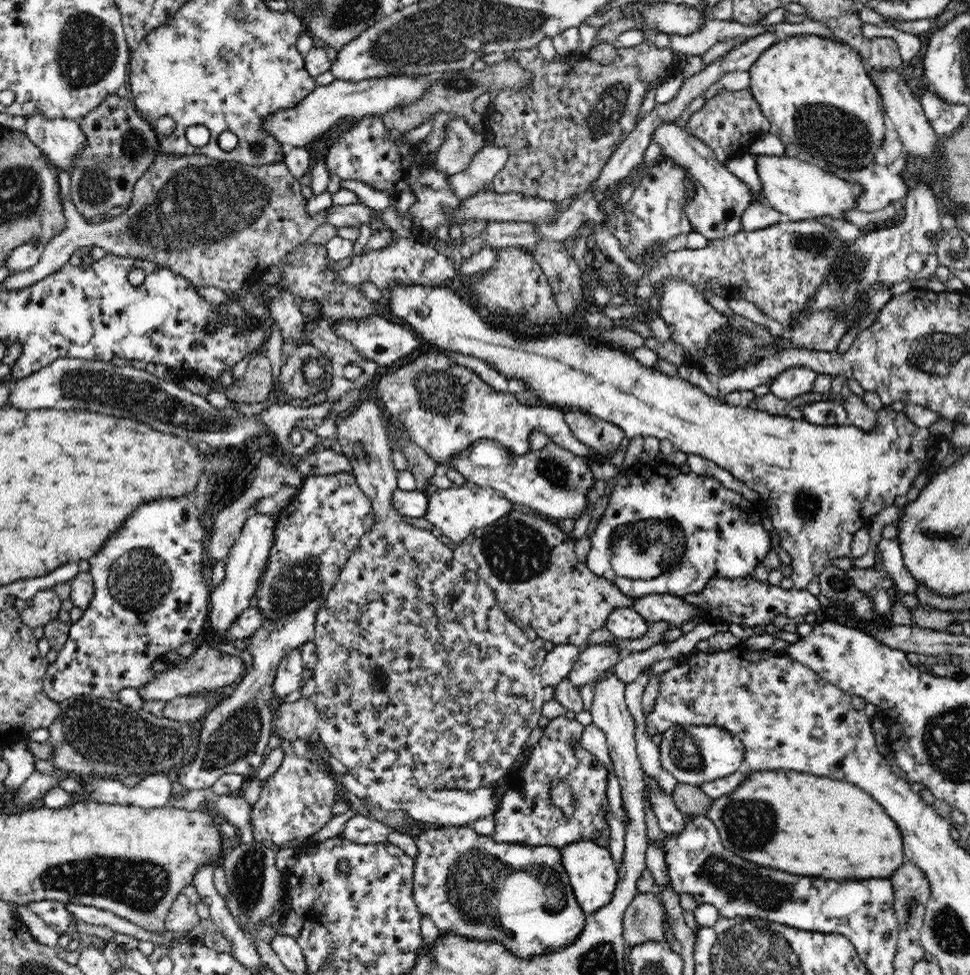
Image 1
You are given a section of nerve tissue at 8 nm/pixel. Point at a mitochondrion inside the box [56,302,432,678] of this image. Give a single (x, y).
(140, 581)

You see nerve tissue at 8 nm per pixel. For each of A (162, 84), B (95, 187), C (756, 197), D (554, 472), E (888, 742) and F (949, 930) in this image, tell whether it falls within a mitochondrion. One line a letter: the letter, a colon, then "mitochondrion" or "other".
A: other
B: mitochondrion
C: other
D: mitochondrion
E: other
F: mitochondrion

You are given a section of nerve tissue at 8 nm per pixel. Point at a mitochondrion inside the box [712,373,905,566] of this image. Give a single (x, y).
(808, 504)

